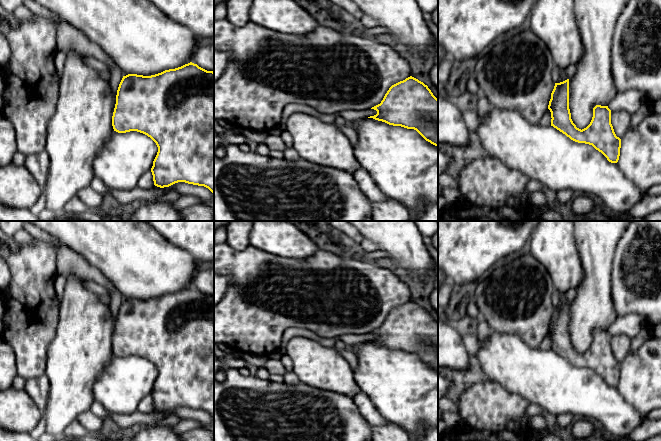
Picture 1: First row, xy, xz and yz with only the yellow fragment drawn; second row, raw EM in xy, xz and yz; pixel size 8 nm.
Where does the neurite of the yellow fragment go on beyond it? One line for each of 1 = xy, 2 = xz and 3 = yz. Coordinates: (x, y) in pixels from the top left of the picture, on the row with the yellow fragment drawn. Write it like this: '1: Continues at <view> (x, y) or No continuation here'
1: No continuation here
2: No continuation here
3: No continuation here

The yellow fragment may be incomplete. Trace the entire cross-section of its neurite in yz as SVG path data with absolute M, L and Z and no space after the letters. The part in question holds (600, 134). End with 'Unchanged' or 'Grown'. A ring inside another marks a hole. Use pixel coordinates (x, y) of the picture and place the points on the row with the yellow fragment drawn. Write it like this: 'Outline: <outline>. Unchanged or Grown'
Outline: M569 79L555 83L548 109L551 112L551 126L578 143L592 145L609 162L617 163L620 156L621 139L616 136L611 124L611 110L608 106L596 105L590 124L579 129L571 119L569 109Z. Unchanged

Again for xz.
Outline: M410 76L392 85L380 104L372 107L377 114L368 118L416 130L426 141L438 147L438 99L423 82Z. Unchanged

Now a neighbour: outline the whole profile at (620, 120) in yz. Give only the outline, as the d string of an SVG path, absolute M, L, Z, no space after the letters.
M611 111L611 124L617 137L622 140L623 135L630 126L631 112L629 111Z

